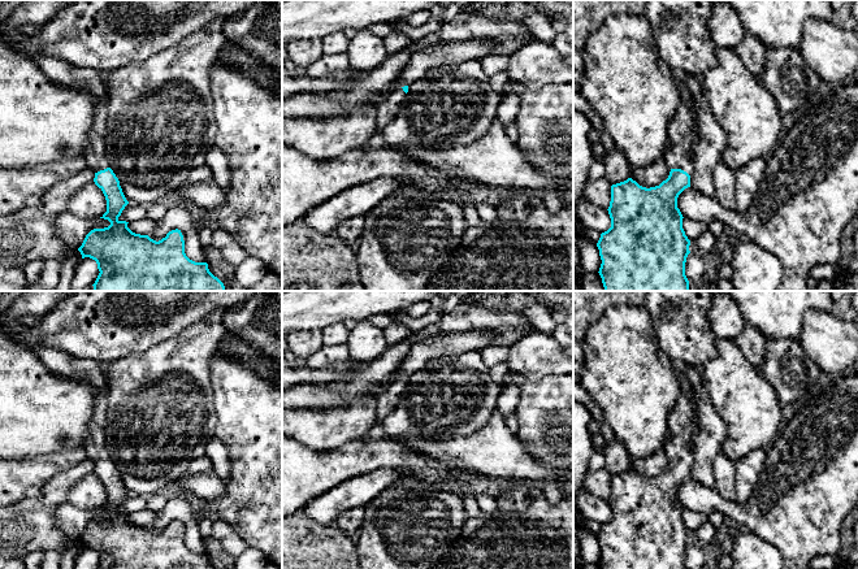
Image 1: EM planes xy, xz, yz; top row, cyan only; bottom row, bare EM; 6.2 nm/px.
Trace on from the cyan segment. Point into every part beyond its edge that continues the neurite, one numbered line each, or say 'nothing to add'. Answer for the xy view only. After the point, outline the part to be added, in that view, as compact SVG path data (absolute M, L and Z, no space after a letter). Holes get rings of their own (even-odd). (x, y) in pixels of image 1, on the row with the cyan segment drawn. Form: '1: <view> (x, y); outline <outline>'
1: xy (59, 72); outline M38 55L32 60L52 83L66 88L86 91L98 99L90 130L90 144L83 157L87 168L94 173L109 168L105 156L108 94L104 84L104 75L95 69L79 68L58 57Z

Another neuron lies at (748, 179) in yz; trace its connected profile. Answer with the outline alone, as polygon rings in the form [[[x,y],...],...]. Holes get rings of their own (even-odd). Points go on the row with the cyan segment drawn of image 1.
[[[758,157],[748,162],[742,169],[734,173],[736,177],[736,207],[738,213],[746,212],[753,204],[760,182],[767,170],[764,157]]]

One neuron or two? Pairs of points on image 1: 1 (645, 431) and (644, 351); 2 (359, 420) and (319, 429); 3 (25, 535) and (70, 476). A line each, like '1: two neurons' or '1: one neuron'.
1: one neuron
2: one neuron
3: one neuron

